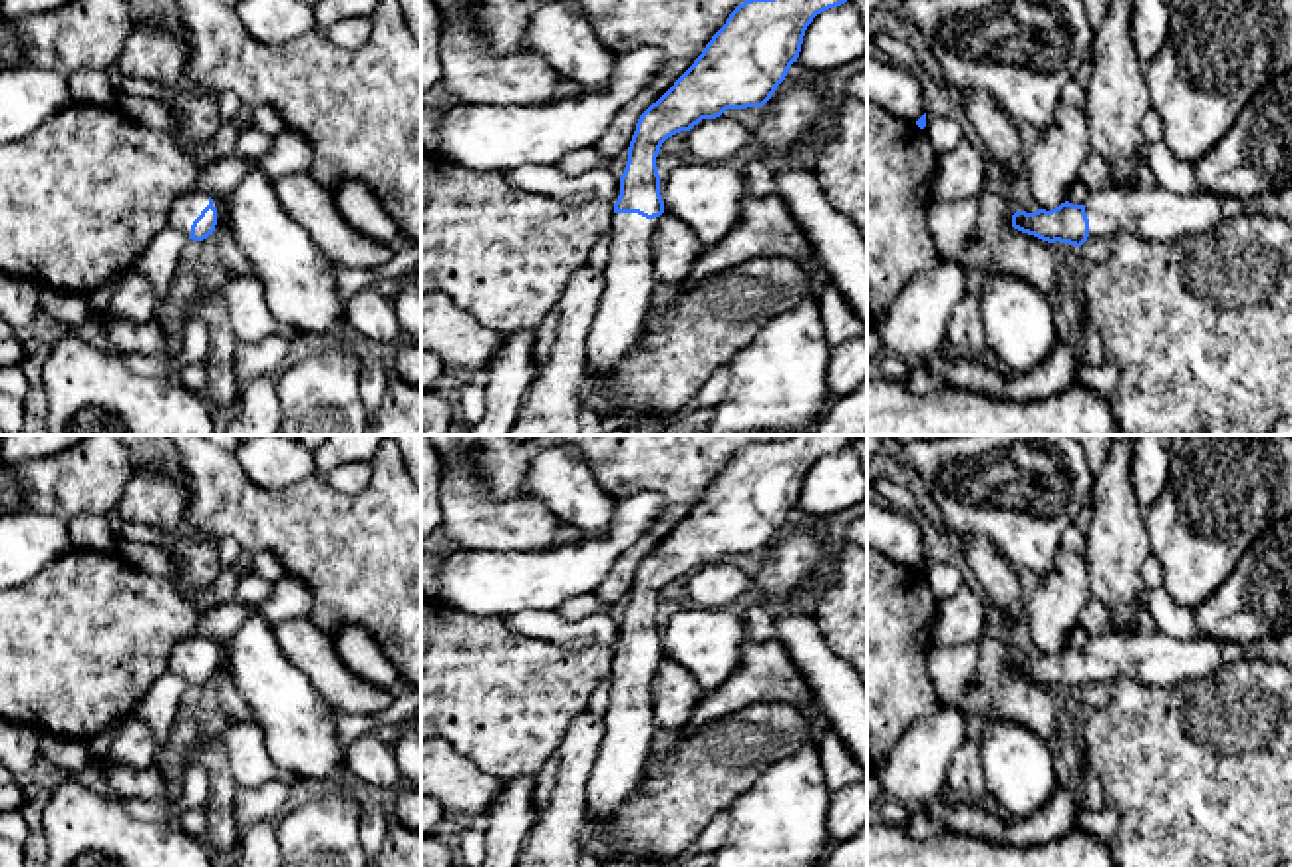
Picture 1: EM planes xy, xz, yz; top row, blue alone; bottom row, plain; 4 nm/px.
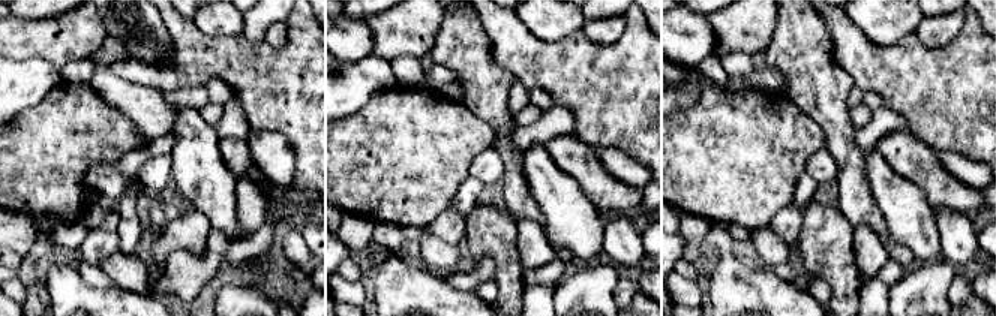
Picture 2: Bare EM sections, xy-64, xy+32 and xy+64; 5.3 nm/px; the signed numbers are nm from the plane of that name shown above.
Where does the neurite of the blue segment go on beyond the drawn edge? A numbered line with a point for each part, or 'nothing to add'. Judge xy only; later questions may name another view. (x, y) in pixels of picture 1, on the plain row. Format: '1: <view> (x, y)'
1: xy (187, 653)

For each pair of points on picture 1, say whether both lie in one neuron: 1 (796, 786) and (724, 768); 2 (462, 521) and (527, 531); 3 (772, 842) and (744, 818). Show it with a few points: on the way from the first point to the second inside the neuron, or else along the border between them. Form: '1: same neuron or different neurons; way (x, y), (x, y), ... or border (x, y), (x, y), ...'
1: different neurons; border (798, 748), (776, 760), (728, 808)
2: same neuron; way (478, 523), (511, 525)
3: same neuron; way (766, 836), (750, 820)

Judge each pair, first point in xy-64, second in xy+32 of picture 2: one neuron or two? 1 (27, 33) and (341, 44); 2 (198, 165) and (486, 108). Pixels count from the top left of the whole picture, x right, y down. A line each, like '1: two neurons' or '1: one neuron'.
1: two neurons
2: two neurons

